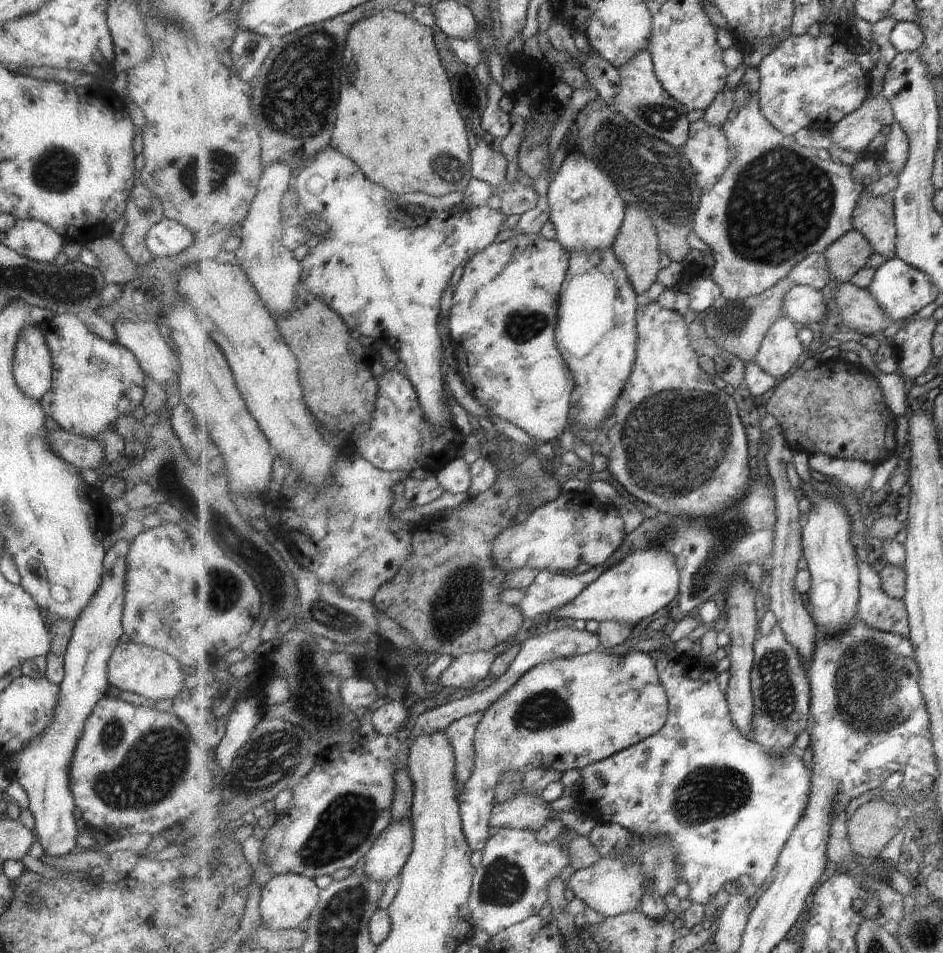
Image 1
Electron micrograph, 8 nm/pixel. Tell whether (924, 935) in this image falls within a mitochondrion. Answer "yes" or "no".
yes

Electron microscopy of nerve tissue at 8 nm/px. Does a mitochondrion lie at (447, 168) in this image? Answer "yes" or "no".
yes

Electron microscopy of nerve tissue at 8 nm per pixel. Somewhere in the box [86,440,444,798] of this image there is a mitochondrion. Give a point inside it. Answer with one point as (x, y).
(286, 743)

